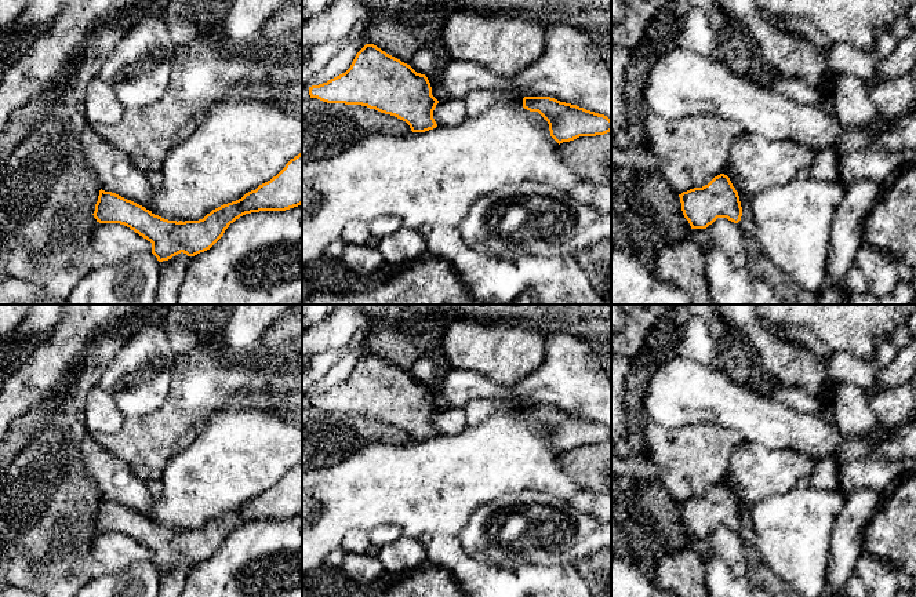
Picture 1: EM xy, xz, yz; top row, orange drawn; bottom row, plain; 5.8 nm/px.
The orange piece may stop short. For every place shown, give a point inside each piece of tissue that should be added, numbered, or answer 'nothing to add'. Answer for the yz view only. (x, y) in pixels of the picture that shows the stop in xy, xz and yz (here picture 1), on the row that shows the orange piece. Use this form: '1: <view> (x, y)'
nothing to add

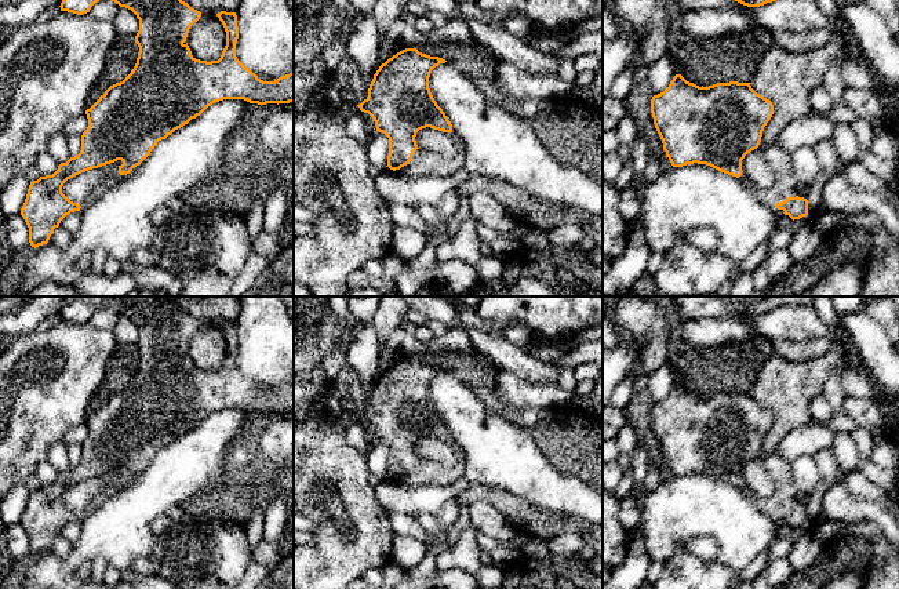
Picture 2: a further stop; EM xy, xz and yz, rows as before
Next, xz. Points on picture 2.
1: xz (423, 163)

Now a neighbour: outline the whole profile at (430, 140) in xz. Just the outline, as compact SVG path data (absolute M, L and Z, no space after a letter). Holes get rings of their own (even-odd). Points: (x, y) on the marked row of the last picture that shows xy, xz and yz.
M430 127L419 130L415 141L419 149L443 154L447 159L452 159L458 152L451 135Z

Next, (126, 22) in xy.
M120 7L112 23L117 34L137 36L139 30L139 19L131 10L125 7Z

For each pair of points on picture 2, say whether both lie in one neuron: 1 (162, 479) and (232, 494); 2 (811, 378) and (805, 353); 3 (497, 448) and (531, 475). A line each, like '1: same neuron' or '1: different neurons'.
1: different neurons
2: different neurons
3: same neuron

